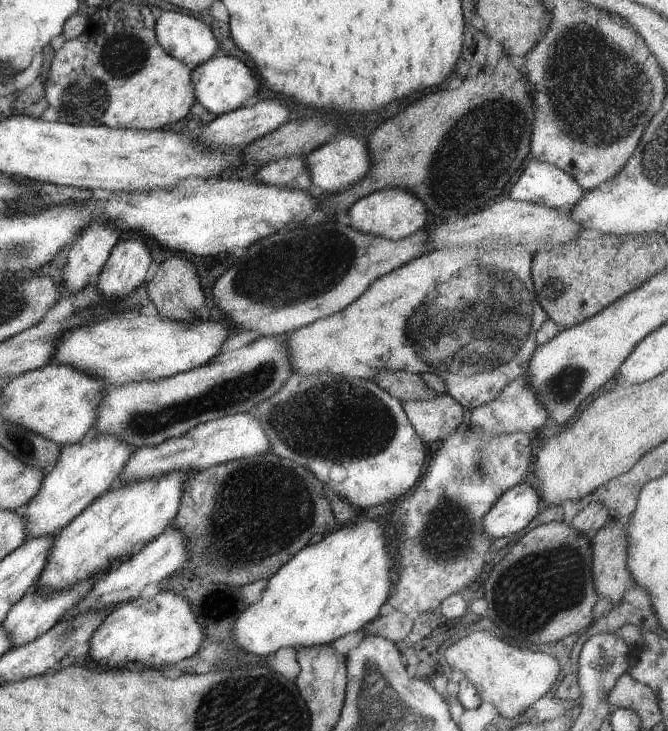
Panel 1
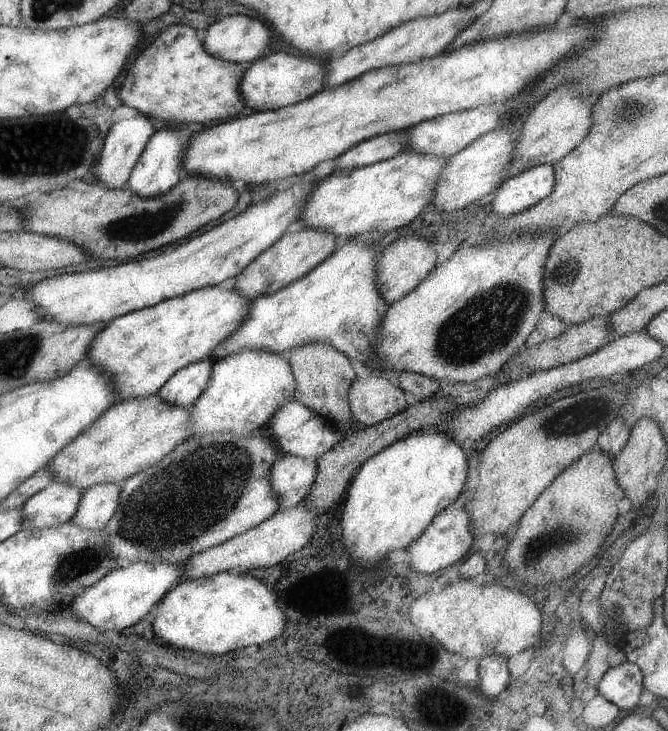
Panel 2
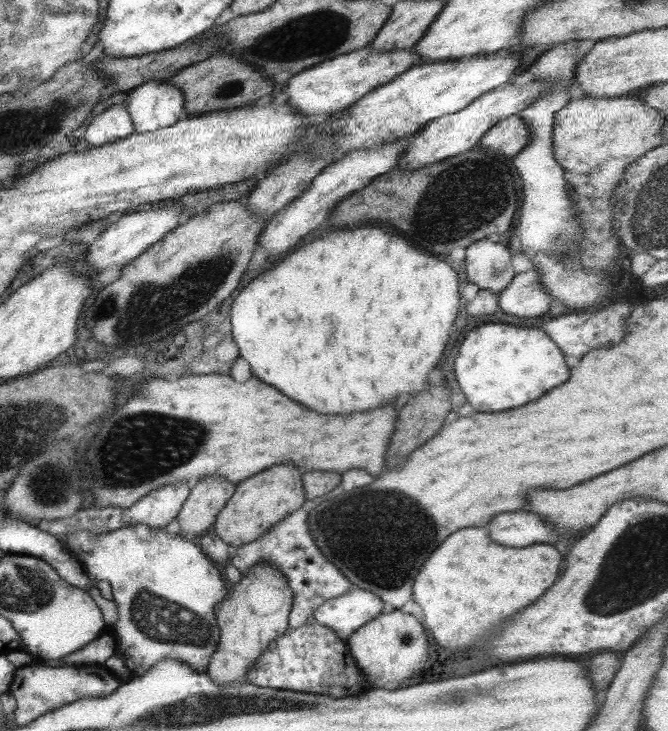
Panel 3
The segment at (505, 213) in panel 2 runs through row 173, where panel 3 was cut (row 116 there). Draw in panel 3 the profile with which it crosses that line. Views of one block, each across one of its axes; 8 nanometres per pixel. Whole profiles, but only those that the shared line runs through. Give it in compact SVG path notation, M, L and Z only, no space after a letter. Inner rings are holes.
M582 40L563 42L551 45L531 65L523 70L535 77L533 81L545 81L547 90L537 94L537 100L529 102L523 110L515 115L529 129L529 142L521 148L517 155L511 158L513 167L521 179L521 194L523 194L518 225L509 244L513 250L521 252L538 267L540 282L553 300L561 301L567 312L585 312L584 310L601 304L612 289L616 288L617 276L611 272L584 272L579 262L579 240L581 228L577 224L577 214L573 214L573 198L569 198L569 188L565 186L563 168L553 158L552 152L552 124L555 113L567 104L573 96L572 80L575 67L575 50ZM575 309L579 311L575 311Z

